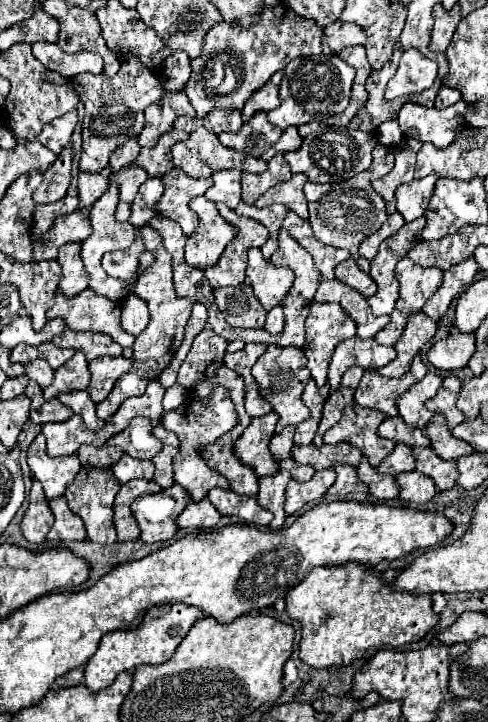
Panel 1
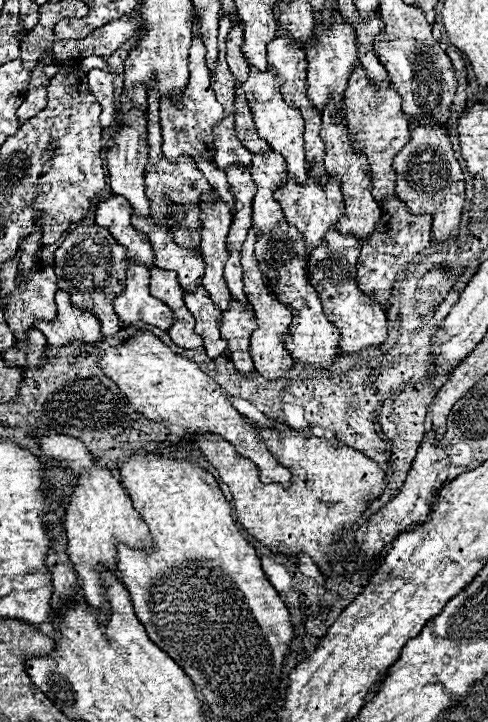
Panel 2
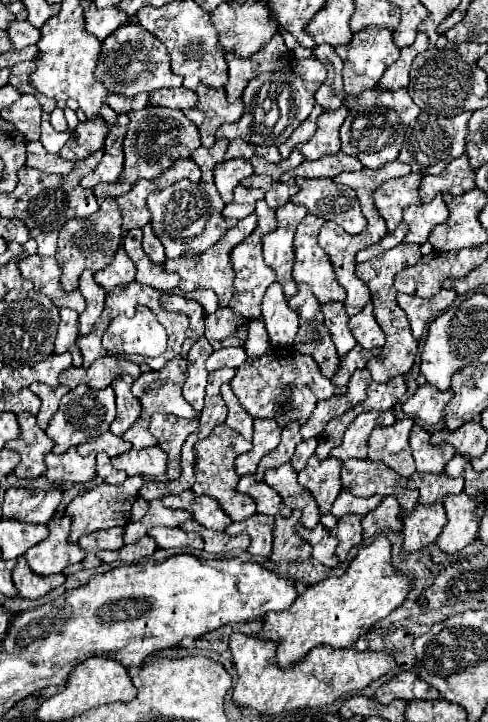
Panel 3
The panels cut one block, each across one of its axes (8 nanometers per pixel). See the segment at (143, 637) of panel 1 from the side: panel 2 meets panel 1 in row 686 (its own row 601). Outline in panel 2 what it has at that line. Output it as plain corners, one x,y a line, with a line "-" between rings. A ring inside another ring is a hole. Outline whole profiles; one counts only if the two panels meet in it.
36,430
36,442
44,456
48,460
58,462
60,468
72,472
76,478
72,496
68,496
66,512
64,512
64,530
68,536
68,556
74,564
74,570
82,582
82,590
86,594
86,600
90,606
98,608
100,620
108,618
108,602
102,596
102,586
100,586
100,574
94,570
94,566
102,564
108,566
110,572
116,570
116,544
128,544
132,548
144,548
150,546
148,540
148,528
140,514
136,514
130,496
126,490
120,486
120,482
112,476
112,472
94,460
94,456
88,452
86,444
80,442
74,436
68,434
58,434
52,430

